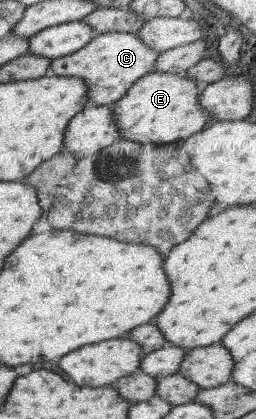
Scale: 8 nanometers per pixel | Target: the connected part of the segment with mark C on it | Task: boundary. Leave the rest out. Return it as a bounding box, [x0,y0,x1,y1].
[48,32,157,105]

